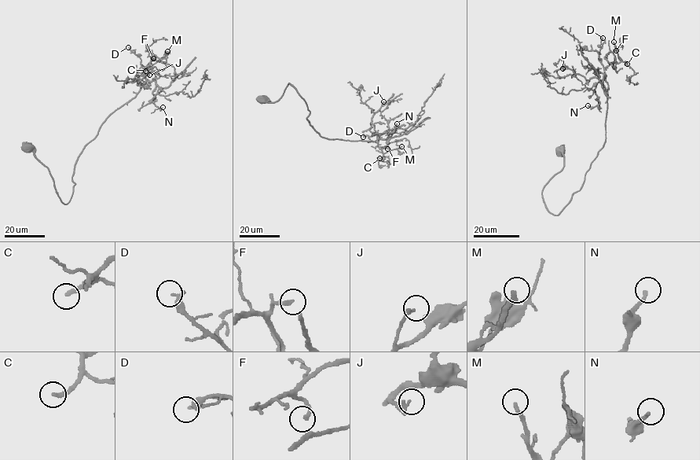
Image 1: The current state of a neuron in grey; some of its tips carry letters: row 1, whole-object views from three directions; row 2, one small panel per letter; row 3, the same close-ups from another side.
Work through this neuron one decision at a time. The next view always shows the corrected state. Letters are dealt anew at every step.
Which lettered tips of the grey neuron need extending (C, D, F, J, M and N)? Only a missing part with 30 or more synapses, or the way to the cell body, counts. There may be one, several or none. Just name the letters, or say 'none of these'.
C, M

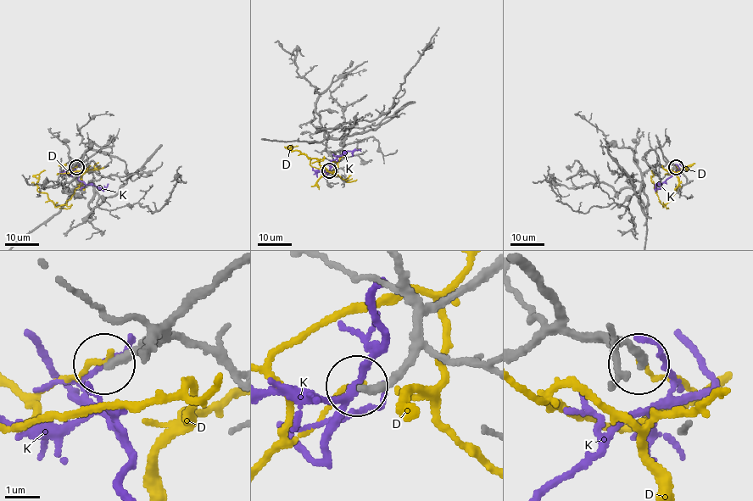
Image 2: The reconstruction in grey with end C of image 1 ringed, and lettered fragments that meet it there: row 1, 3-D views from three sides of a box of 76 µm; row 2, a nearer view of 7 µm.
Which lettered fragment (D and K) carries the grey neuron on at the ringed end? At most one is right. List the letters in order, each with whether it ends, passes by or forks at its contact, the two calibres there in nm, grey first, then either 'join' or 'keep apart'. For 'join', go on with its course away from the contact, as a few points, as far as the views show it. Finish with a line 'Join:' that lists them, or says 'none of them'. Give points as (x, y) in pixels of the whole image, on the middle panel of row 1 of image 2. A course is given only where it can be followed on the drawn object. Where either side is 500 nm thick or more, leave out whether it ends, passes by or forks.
D: it ends | 260/140 nm | keep apart
K: it ends | 320/110 nm | keep apart
Join: none of them

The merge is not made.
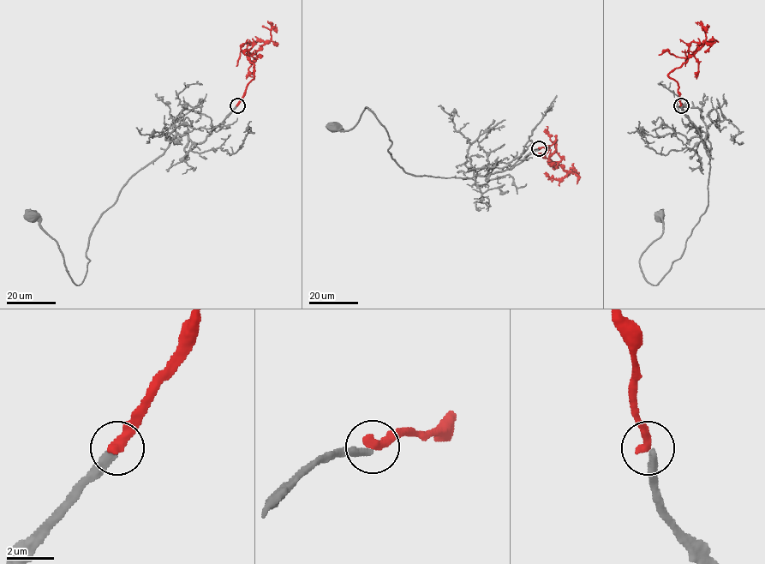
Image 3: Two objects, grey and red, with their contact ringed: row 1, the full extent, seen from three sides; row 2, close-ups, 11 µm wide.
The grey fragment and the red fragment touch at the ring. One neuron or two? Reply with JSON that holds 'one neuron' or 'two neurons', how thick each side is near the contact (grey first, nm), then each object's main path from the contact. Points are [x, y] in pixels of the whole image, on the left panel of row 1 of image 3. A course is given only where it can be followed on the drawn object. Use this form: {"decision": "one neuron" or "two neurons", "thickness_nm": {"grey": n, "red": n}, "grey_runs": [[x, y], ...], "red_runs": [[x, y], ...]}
{"decision": "two neurons", "thickness_nm": {"grey": 320, "red": 440}, "grey_runs": [[236, 105], [221, 123], [176, 134], [128, 180], [91, 230], [80, 284], [56, 242], [31, 217]], "red_runs": [[236, 105], [254, 76], [254, 64], [248, 54], [254, 53], [265, 42], [254, 41], [242, 52]]}

